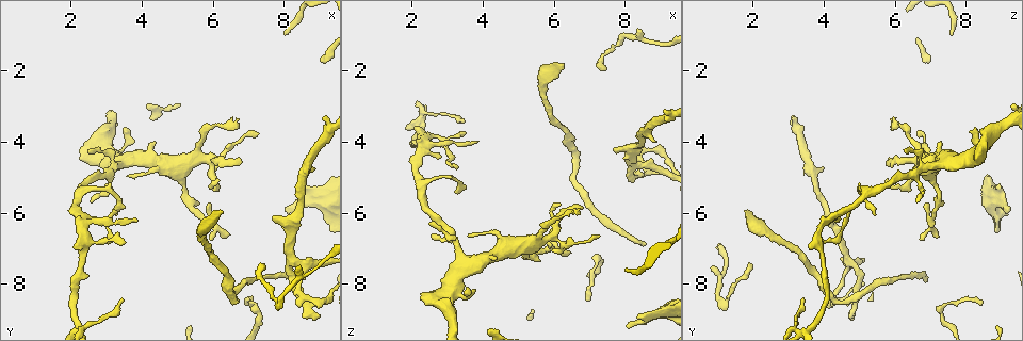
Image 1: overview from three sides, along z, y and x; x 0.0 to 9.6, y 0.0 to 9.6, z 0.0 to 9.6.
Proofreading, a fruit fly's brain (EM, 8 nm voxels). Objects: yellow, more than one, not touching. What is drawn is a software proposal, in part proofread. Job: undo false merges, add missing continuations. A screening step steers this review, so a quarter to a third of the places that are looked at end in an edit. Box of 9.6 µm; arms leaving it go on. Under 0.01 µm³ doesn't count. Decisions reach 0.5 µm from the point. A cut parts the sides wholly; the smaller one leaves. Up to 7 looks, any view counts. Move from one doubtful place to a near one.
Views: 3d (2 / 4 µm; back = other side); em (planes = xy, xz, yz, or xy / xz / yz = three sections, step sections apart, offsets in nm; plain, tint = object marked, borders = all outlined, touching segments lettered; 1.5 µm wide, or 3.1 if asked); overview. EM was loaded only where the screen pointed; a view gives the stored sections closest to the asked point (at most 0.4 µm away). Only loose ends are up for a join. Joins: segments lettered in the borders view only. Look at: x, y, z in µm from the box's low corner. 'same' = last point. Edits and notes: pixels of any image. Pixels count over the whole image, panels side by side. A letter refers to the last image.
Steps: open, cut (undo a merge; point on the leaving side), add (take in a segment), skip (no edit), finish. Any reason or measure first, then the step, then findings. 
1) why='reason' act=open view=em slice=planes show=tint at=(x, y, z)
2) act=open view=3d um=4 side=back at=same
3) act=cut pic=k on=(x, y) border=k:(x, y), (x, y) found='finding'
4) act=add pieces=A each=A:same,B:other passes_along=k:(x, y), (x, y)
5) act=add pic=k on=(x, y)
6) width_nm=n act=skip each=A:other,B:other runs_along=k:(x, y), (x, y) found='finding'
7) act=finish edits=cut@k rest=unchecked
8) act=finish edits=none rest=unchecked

act=open view=3d um=4 at=(8.50, 7.85, 7.00)

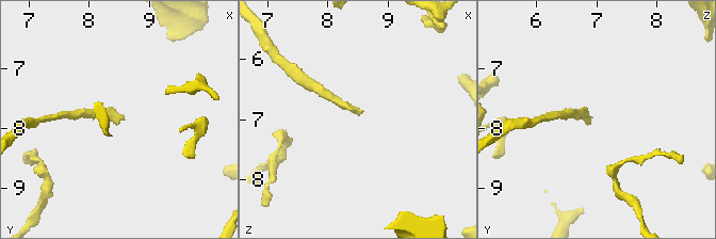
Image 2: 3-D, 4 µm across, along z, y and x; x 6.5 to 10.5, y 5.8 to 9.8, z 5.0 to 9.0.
act=open view=em slice=planes show=borders at=(8.55, 7.85, 6.90)

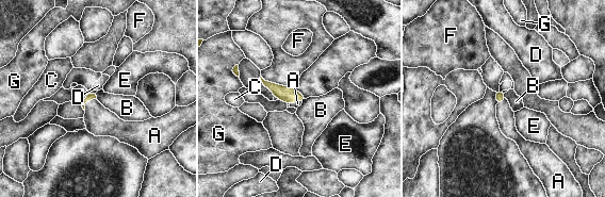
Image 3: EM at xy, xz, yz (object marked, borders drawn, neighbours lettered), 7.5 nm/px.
act=add pieces=A each=A:same,B:other,C:other,D:other,E:other,F:other,G:other passes_along=3:(90, 97), (87, 100), (100, 121) found='it goes on there'

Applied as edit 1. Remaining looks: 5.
why='see it whole again' act=open view=overview

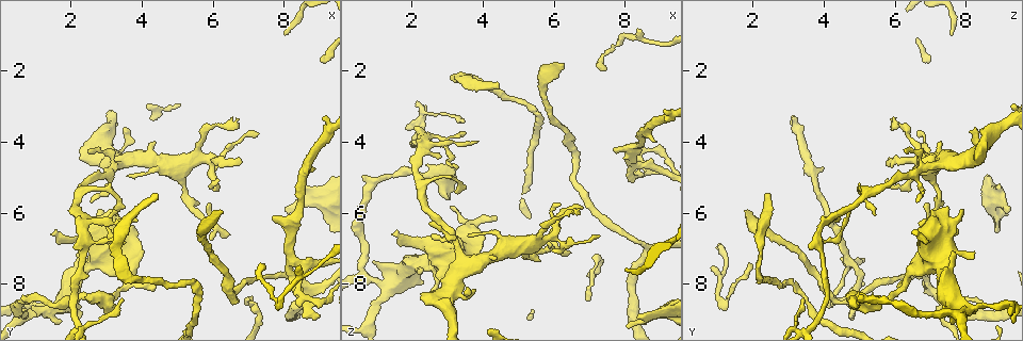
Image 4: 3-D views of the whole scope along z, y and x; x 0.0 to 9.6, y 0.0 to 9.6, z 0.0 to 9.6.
why='tapers out' act=open view=3d um=4 side=back at=(3.10, 8.50, 5.75)

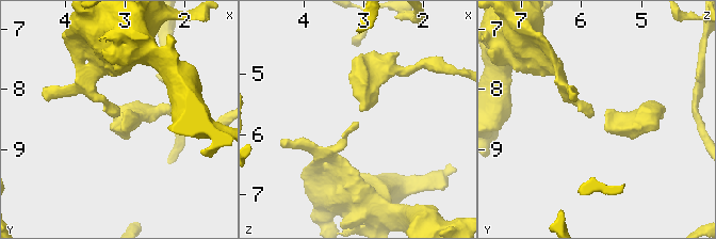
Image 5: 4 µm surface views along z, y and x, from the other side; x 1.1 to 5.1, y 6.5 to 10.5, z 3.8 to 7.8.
why='now the EM' act=open view=em slice=yz step=8 show=tint at=(3.10, 8.40, 5.80)

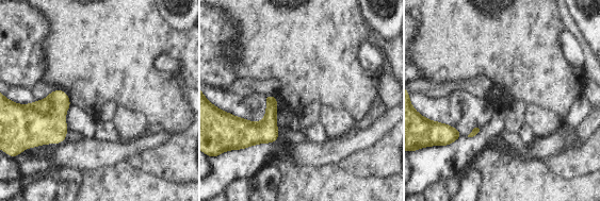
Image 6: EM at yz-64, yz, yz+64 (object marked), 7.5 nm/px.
why='another direction' act=open view=em slice=planes show=borders at=same

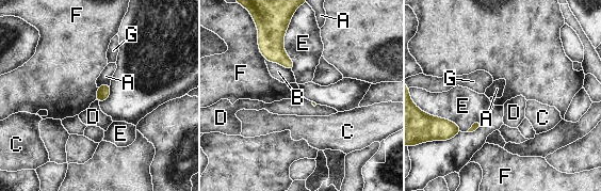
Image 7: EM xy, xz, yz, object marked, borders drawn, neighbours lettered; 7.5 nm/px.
act=skip each=A:other,B:other,C:other,D:other,E:other,F:other,G:other border=7:(257, 37), (259, 52), (265, 59) found='no lettered segment goes on from it'

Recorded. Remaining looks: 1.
act=finish edits=add@3 rest=unchecked

